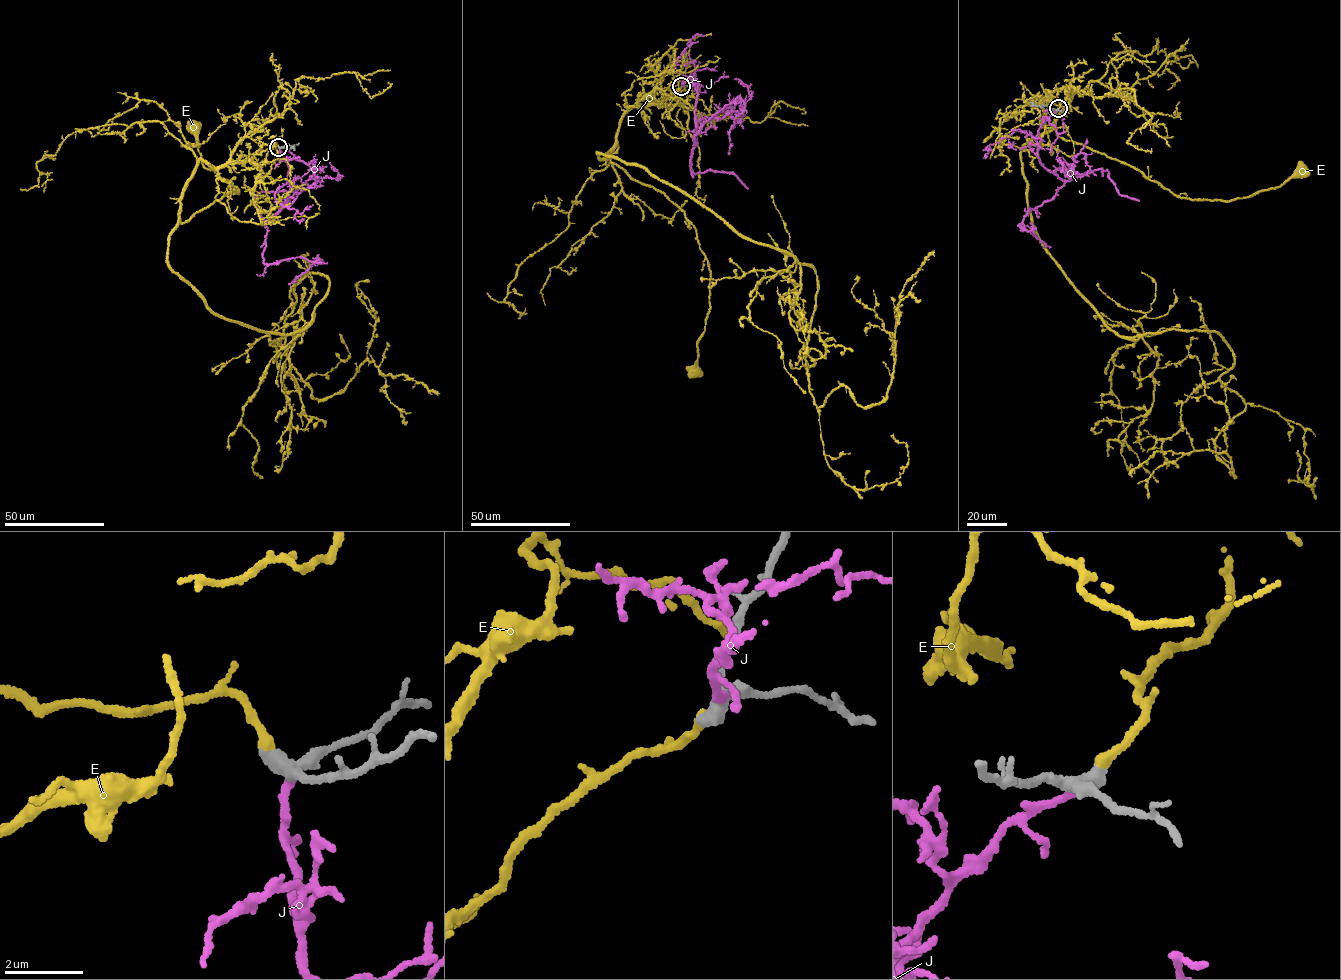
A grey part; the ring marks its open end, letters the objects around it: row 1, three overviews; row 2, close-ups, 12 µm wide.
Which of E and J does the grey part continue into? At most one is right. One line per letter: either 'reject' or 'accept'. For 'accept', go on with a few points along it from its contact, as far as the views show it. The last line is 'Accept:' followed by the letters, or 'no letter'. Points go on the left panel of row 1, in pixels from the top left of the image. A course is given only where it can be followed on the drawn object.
E: accept; course (278, 146), (243, 137), (221, 165), (200, 161), (180, 201), (182, 223), (239, 193), (204, 167), (193, 127)
J: reject
Accept: E

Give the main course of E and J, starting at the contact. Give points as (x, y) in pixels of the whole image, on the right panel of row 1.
E: (1058, 108), (1068, 86), (1049, 93), (1071, 92), (1055, 121), (1058, 136), (1180, 197), (1249, 196), (1301, 170)
J: (1057, 110), (1040, 125), (1037, 157), (1064, 183), (1019, 225), (1035, 228), (1033, 235), (1051, 247)

